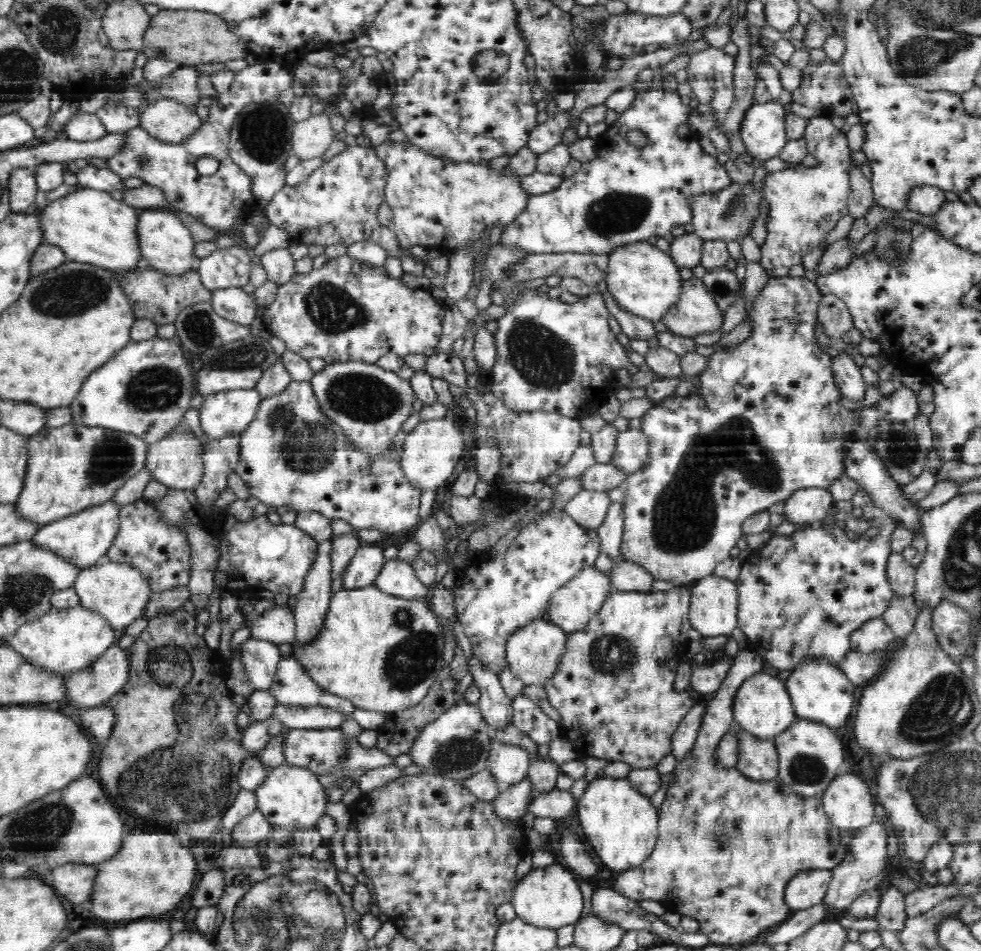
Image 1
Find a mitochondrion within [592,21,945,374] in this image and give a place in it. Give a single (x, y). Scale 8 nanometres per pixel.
(732, 210)

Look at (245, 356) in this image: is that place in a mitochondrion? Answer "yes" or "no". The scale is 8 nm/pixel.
yes

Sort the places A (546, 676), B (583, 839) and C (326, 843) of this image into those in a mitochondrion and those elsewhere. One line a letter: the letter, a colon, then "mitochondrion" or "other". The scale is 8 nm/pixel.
A: other
B: other
C: other

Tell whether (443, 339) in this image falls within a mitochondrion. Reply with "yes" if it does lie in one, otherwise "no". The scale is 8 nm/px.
no

